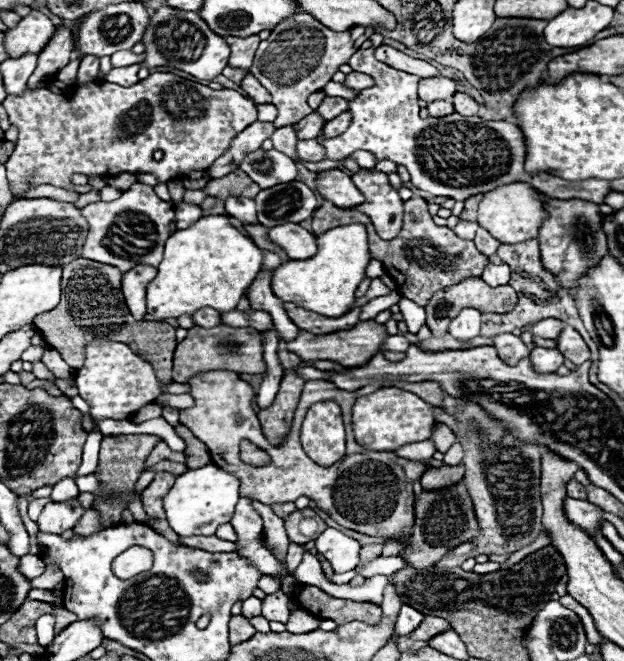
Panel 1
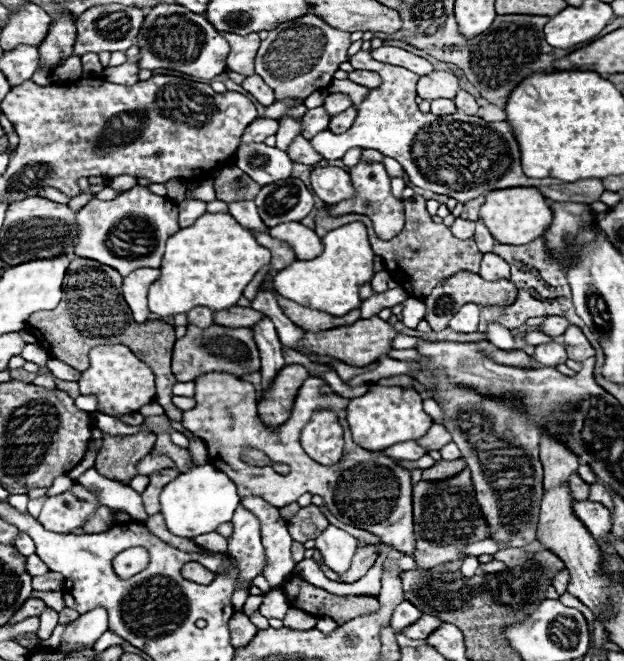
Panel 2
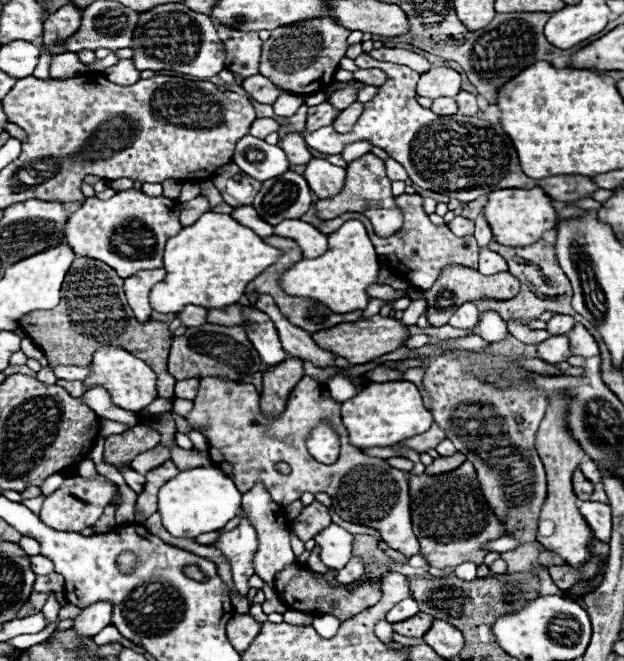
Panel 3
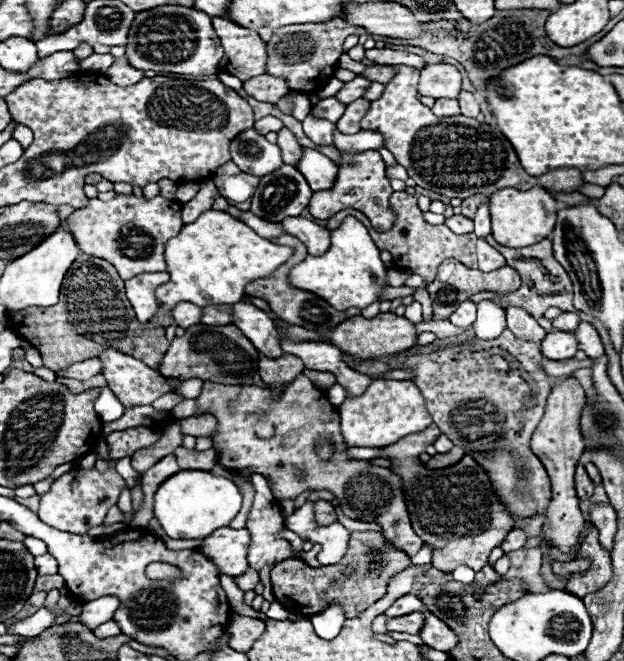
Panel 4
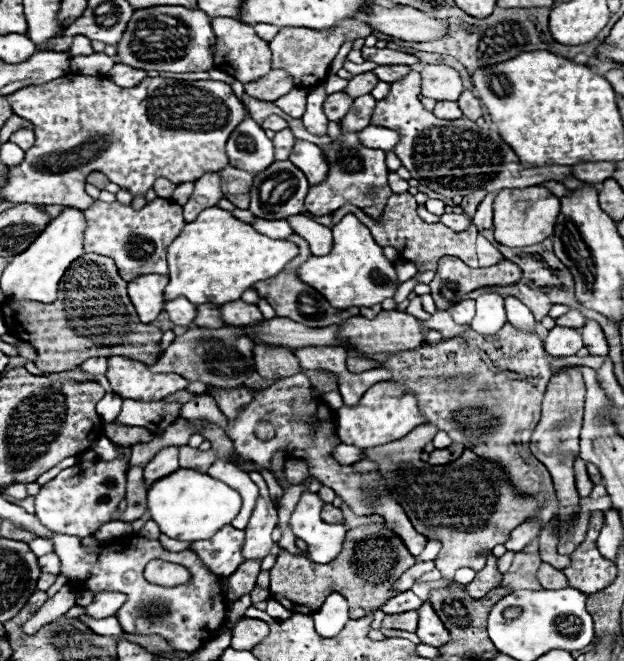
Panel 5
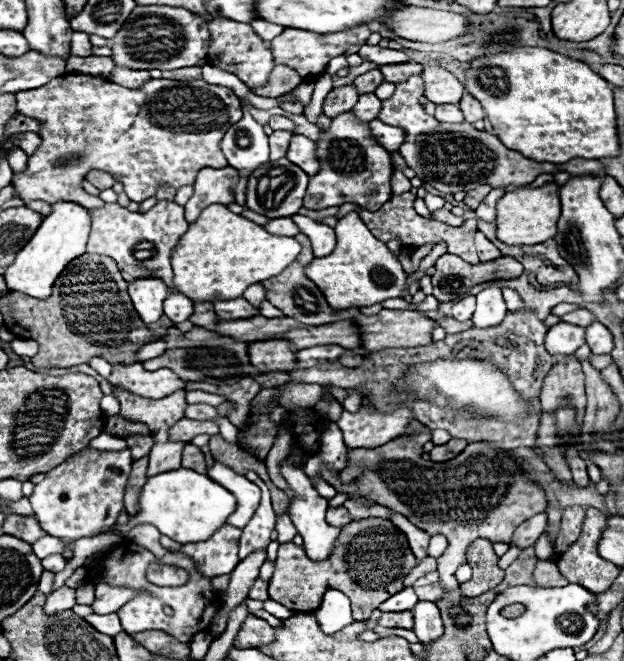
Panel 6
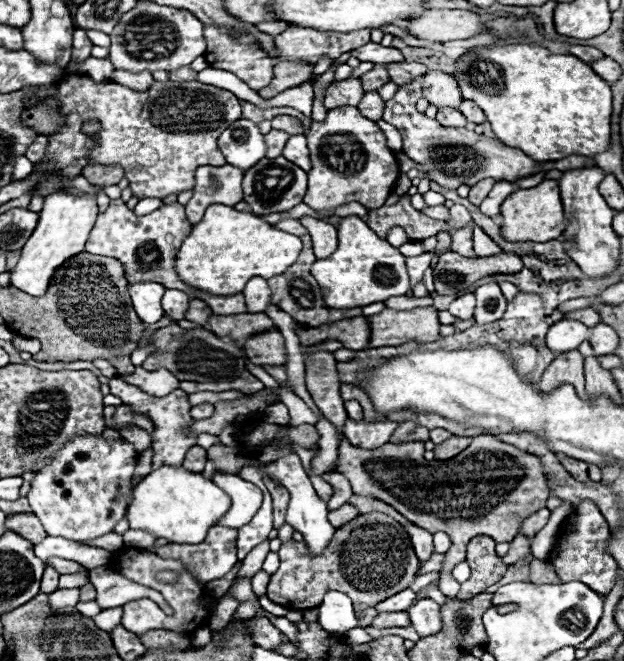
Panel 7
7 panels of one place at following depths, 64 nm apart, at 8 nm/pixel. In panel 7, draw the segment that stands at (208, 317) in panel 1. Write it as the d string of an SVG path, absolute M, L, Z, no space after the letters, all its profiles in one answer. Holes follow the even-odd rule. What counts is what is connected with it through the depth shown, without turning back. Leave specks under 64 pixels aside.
M168 288L162 296L162 308L168 316L172 316L174 320L182 320L184 318L184 312L188 308L188 302L190 302L190 296L184 294L182 290L172 290Z

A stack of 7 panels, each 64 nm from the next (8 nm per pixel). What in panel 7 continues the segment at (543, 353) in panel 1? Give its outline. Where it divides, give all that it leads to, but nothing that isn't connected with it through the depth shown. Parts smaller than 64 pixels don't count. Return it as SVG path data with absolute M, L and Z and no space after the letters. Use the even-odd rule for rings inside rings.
M562 318L560 322L550 326L548 336L546 336L546 344L552 352L562 354L568 350L576 350L588 338L588 332L590 332L590 328L584 326L582 322Z

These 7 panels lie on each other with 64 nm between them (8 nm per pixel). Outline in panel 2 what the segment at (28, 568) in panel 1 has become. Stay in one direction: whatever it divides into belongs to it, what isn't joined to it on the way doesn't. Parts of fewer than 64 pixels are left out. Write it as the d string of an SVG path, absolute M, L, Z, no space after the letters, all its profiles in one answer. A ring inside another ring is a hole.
M36 554L26 558L26 568L28 568L28 572L32 572L32 576L44 576L50 572L50 568Z

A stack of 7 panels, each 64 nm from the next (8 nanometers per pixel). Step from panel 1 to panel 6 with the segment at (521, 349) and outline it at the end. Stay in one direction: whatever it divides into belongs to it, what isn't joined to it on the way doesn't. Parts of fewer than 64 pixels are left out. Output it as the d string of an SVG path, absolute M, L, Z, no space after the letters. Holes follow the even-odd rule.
M496 286L484 288L482 292L476 294L476 300L478 300L478 304L476 304L476 312L474 312L474 318L472 318L476 328L496 326L504 320L508 310L506 310L500 288L496 288Z

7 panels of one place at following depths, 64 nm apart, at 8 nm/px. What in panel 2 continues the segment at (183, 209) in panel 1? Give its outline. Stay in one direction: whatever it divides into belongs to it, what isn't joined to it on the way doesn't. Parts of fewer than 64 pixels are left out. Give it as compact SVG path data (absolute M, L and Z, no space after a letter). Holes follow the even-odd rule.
M184 200L180 204L180 228L194 224L206 212L206 202L202 200Z

